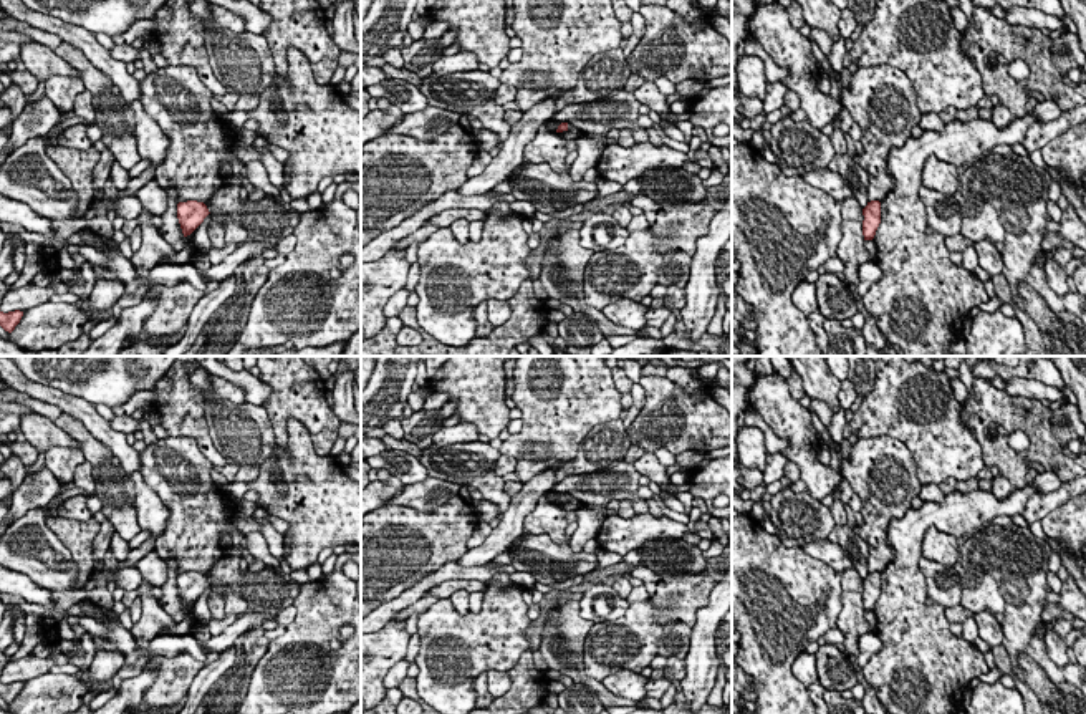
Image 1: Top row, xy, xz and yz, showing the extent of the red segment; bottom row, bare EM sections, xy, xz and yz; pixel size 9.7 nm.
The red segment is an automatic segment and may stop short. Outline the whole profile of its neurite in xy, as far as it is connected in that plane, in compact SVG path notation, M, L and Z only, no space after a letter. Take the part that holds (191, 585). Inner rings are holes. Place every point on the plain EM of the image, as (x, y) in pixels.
M187 572L177 575L177 590L184 608L190 606L209 586L209 580L204 573Z

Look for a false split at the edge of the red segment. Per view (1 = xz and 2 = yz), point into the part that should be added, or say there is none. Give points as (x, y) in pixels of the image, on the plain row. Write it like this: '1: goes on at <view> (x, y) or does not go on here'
1: does not go on here
2: does not go on here

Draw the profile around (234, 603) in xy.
M212 581L210 583L214 586L214 590L220 590L223 601L225 601L225 615L237 615L242 616L245 611L248 611L248 605L247 601L237 595L230 585L227 585L225 581Z

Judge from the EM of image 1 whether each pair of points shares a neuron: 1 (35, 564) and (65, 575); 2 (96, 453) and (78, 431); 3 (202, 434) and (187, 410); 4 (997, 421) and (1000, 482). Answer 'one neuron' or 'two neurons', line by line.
1: one neuron
2: one neuron
3: one neuron
4: two neurons

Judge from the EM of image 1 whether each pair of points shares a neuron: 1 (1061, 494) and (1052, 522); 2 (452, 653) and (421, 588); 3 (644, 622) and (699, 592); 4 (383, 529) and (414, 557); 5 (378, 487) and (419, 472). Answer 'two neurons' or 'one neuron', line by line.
1: two neurons
2: two neurons
3: two neurons
4: one neuron
5: two neurons

